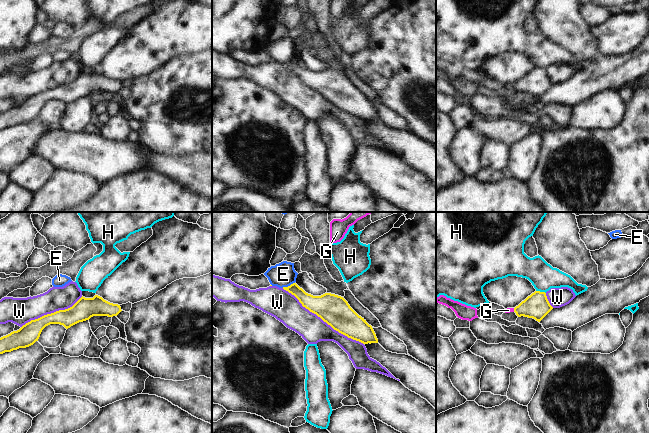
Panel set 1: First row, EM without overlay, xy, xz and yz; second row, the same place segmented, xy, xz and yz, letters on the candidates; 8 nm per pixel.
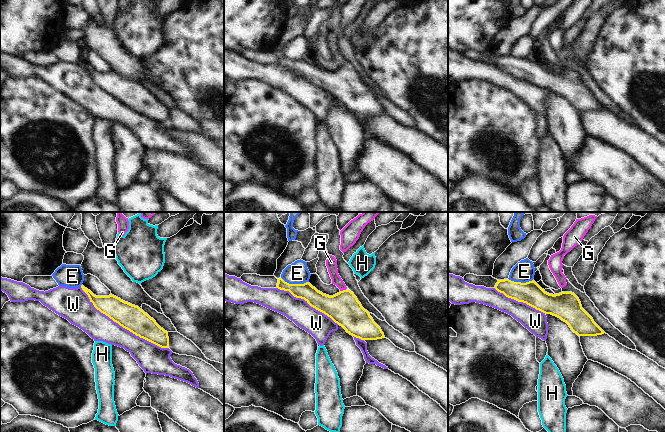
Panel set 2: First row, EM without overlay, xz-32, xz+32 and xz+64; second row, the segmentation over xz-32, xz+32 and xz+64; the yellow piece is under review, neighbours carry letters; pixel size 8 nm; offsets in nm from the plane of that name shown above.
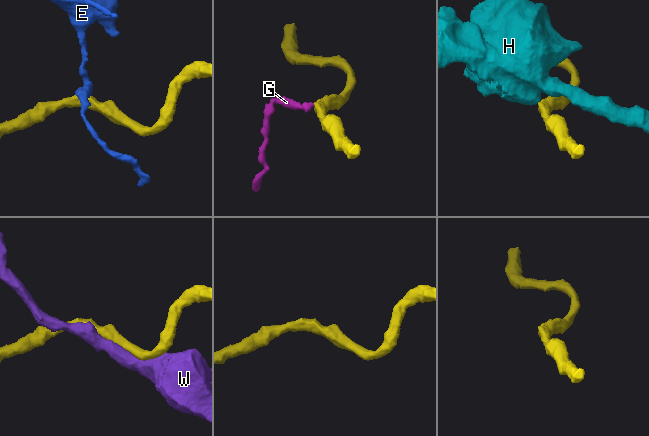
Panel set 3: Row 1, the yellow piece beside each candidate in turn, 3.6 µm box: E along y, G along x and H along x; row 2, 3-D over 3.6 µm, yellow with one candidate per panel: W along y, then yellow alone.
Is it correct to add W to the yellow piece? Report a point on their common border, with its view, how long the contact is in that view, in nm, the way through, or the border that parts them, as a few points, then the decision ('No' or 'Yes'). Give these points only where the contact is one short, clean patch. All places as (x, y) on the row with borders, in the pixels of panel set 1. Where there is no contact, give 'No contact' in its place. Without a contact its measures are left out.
Touches yellow at xz (322, 319). Shared border 800 nm. No

